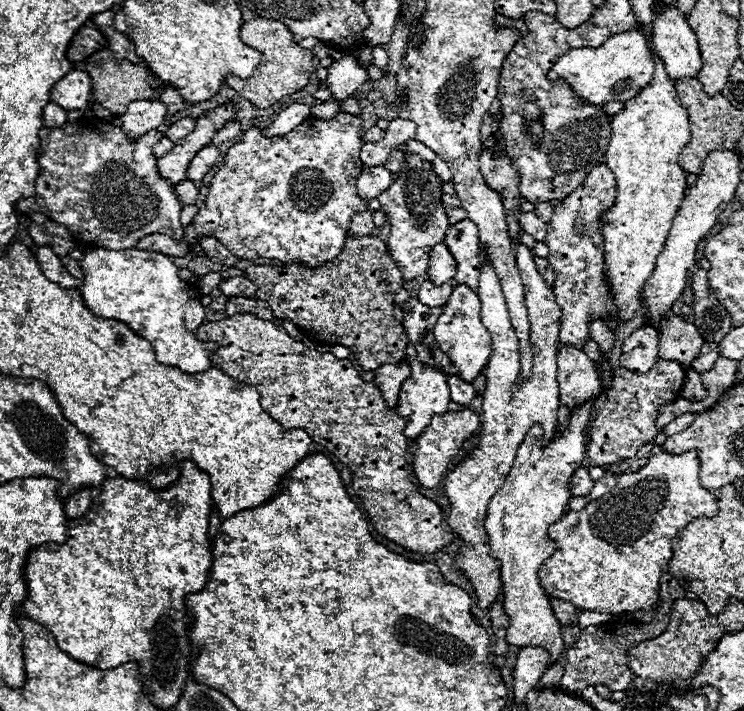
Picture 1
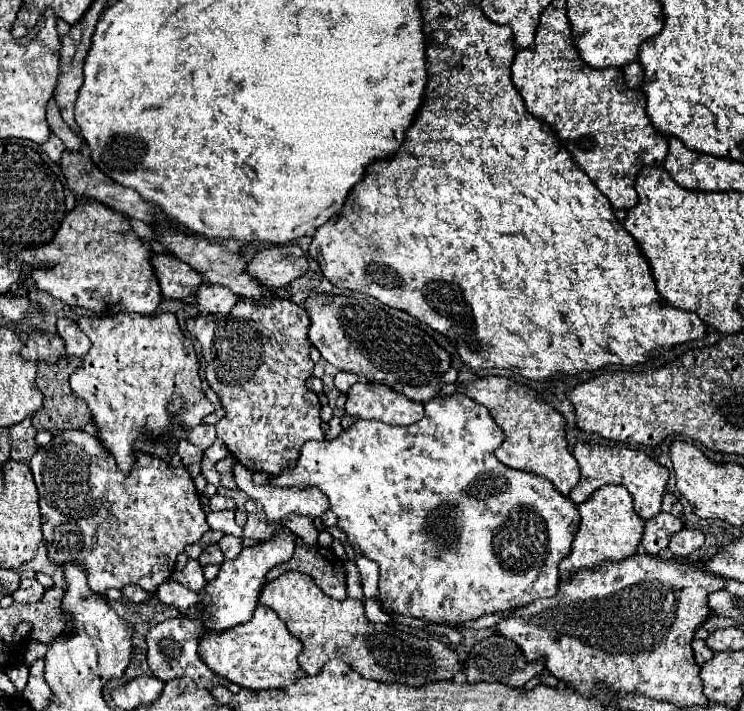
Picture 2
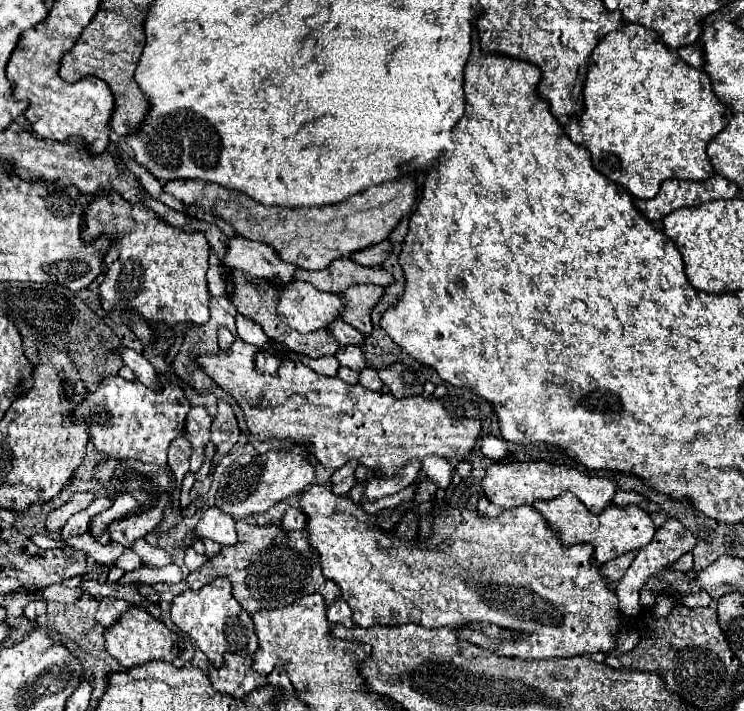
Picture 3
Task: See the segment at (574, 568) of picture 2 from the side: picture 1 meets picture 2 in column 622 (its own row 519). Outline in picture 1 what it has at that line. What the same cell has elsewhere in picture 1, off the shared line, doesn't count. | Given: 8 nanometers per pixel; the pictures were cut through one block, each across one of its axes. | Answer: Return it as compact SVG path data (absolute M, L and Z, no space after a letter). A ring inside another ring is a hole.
M594 400L588 404L574 408L570 414L570 426L562 432L562 438L554 438L546 448L540 446L542 430L536 424L522 446L518 448L512 470L508 472L502 488L492 496L488 504L486 518L486 534L490 544L490 554L500 560L500 580L504 592L504 612L510 618L510 628L506 632L506 640L512 646L542 646L552 654L552 664L562 658L564 644L560 628L562 624L554 618L552 606L544 588L540 586L538 570L544 560L548 560L556 552L554 540L548 538L546 530L550 524L558 522L566 512L566 500L572 496L566 480L570 480L570 472L580 466L586 450L584 426L588 422L590 408Z

